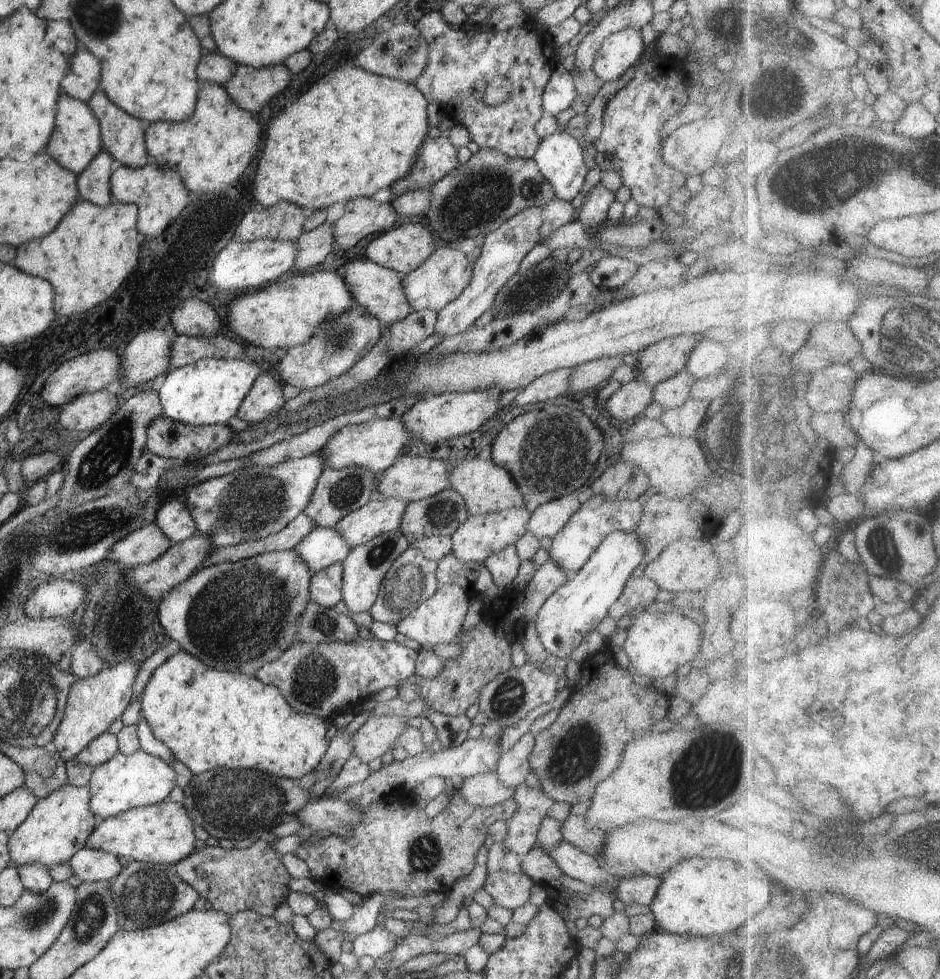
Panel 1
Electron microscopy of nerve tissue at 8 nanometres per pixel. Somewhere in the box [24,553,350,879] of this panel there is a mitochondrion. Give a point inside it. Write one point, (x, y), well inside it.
(240, 612)

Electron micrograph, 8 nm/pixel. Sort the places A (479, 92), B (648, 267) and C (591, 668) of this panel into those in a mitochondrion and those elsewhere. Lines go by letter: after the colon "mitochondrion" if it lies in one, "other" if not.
A: other
B: other
C: other

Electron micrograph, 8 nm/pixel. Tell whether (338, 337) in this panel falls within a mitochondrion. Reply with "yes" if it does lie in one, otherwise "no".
yes

